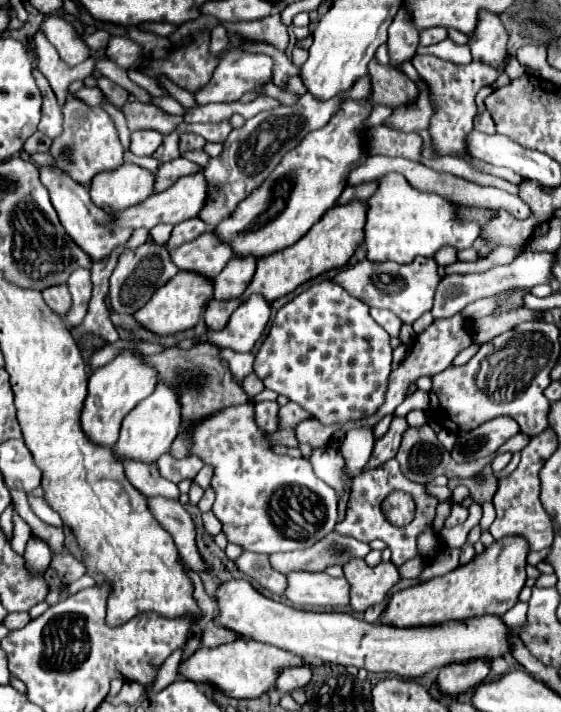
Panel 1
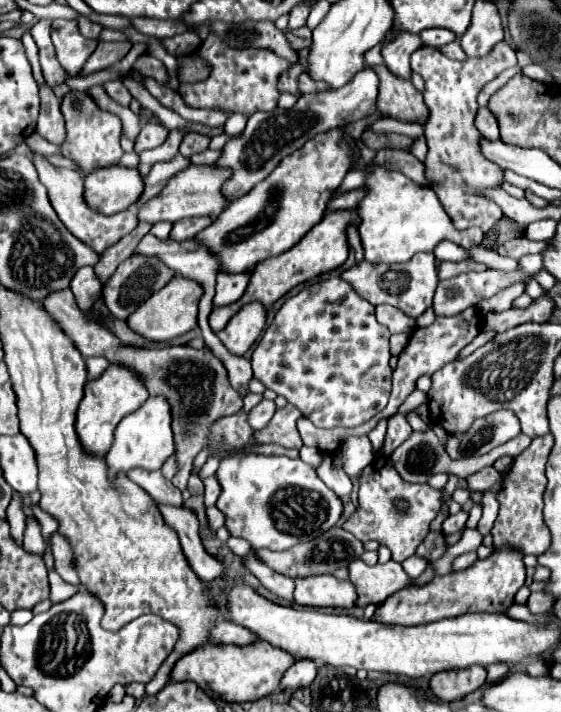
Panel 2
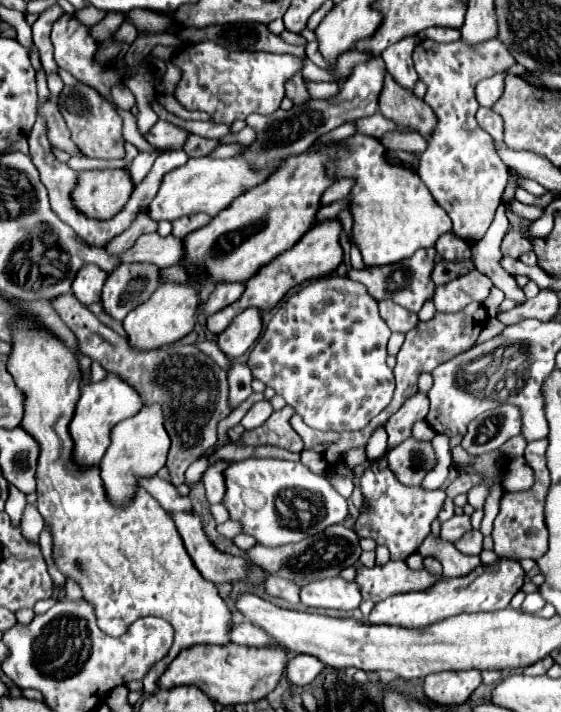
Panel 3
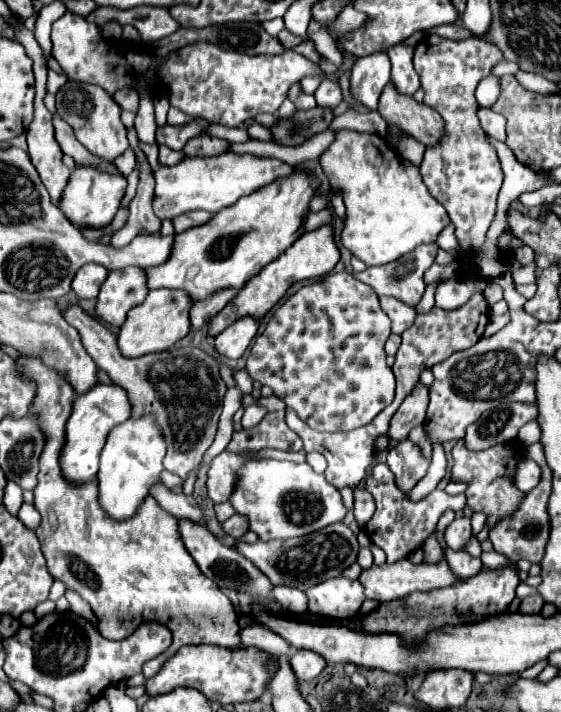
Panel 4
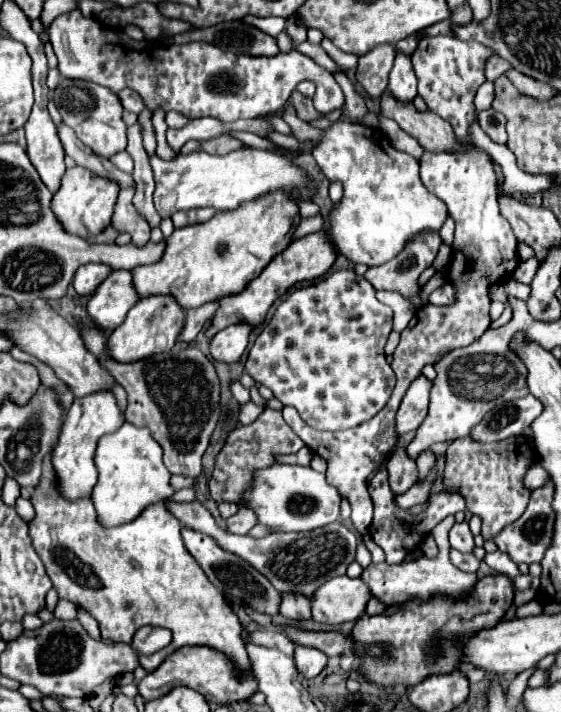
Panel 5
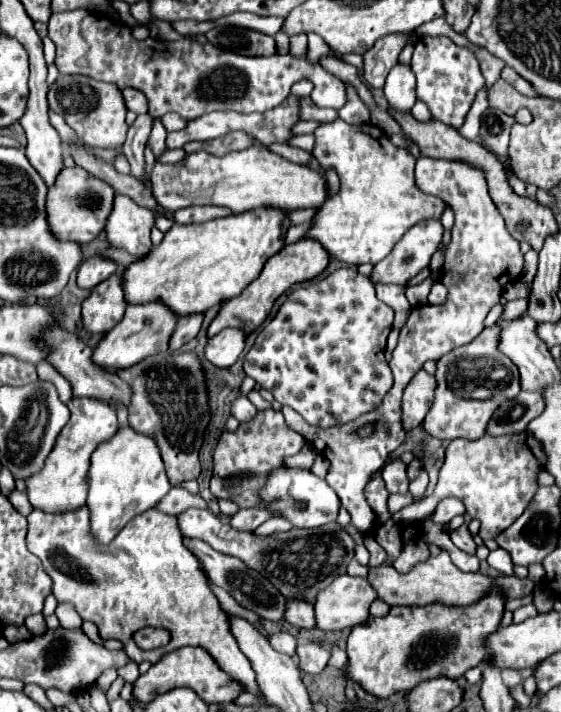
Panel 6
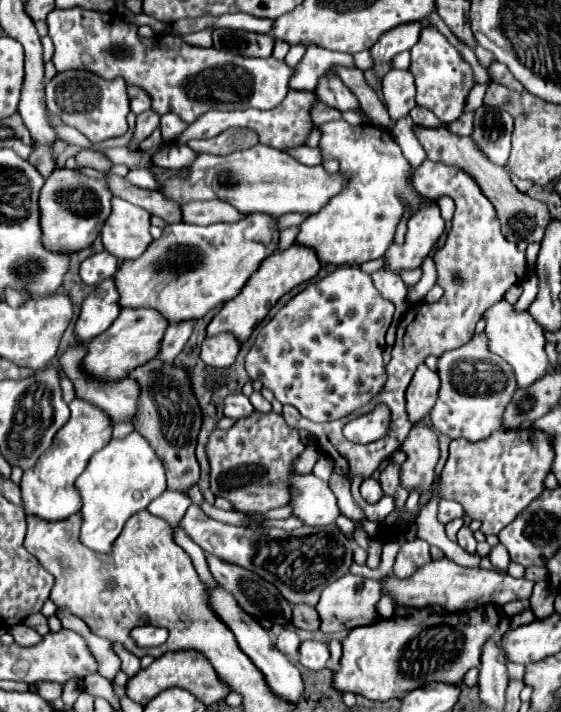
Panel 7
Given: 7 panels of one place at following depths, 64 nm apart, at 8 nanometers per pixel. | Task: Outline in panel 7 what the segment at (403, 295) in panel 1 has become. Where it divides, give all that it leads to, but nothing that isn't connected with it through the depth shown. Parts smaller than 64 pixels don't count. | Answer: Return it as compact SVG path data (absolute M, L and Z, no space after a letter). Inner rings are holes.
M420 198L420 208L416 210L416 216L408 220L408 232L402 246L392 244L386 250L386 266L394 272L402 268L418 268L422 264L422 258L430 252L432 244L442 236L444 232L444 220L440 216L438 204L432 198Z

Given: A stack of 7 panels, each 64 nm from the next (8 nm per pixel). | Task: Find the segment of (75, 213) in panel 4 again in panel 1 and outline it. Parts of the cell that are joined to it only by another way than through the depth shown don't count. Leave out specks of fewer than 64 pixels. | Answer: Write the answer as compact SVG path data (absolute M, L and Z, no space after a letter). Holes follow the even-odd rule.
M122 164L116 170L94 176L88 190L98 208L108 214L116 214L148 198L152 194L152 184L154 176L150 170L134 164Z

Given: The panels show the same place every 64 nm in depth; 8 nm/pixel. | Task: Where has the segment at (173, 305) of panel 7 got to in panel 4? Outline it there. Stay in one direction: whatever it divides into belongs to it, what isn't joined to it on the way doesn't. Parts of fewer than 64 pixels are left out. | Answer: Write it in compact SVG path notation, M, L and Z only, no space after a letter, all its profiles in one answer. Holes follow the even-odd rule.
M294 172L288 180L278 180L260 188L252 196L240 198L232 208L224 208L202 226L188 228L174 236L170 258L154 268L146 268L148 290L170 288L184 290L192 302L206 300L220 290L240 290L266 264L276 260L302 234L302 224L308 214L308 202L314 196L318 182Z

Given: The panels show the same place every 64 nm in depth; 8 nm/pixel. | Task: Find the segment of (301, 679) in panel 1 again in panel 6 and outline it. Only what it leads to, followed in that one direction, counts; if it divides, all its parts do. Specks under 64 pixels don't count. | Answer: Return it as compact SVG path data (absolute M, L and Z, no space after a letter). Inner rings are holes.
M318 642L298 644L296 654L300 658L300 670L304 670L308 674L322 672L330 660L330 650L326 646L320 646Z

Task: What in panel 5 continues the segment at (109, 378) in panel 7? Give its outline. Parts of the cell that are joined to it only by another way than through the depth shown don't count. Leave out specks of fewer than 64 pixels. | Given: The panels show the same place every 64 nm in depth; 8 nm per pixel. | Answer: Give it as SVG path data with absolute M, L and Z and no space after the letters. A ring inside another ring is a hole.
M150 296L148 300L140 300L128 310L126 320L108 336L108 356L116 362L138 362L152 354L170 352L176 344L176 334L184 324L184 310L170 300L170 296Z

